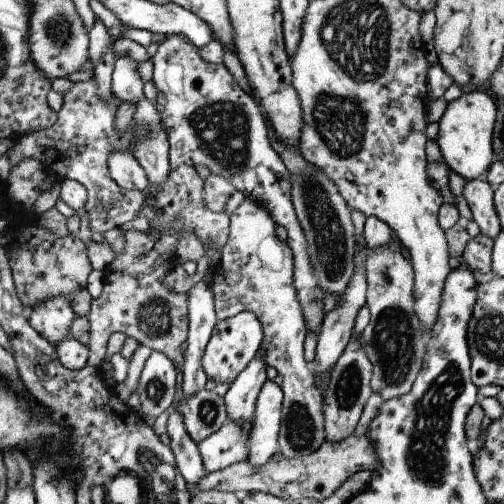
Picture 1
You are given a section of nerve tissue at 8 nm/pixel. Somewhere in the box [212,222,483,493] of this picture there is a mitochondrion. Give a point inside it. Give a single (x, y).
(394, 336)

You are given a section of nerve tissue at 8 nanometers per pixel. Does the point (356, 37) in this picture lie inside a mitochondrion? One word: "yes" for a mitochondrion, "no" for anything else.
yes

